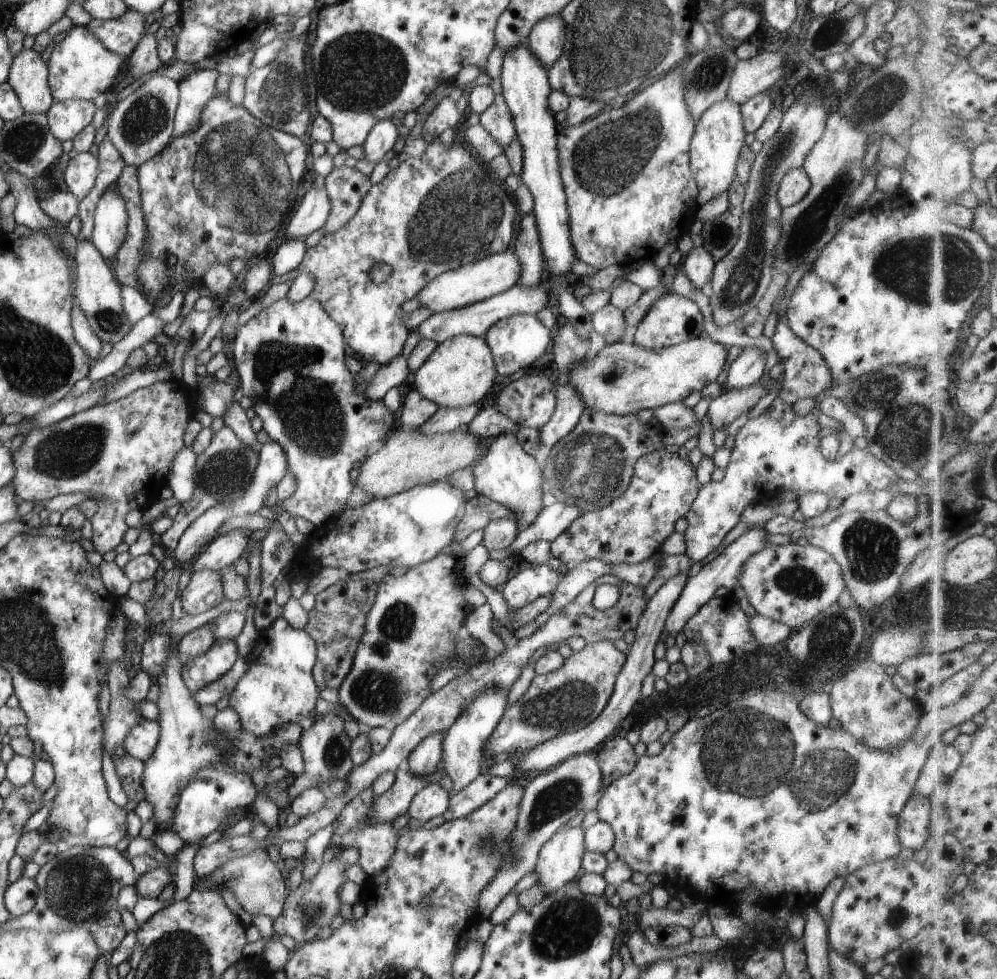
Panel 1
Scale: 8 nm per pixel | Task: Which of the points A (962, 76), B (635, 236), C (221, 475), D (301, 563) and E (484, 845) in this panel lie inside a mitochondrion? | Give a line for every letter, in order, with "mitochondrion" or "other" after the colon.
A: other
B: other
C: mitochondrion
D: other
E: mitochondrion

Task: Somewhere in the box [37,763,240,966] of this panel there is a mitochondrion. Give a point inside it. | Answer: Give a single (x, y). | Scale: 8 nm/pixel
(78, 888)

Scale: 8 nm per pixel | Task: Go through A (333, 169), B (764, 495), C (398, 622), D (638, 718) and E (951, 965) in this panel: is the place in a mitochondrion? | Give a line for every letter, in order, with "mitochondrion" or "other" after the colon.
A: other
B: other
C: mitochondrion
D: other
E: other

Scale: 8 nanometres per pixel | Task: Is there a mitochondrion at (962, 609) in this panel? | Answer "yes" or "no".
yes

